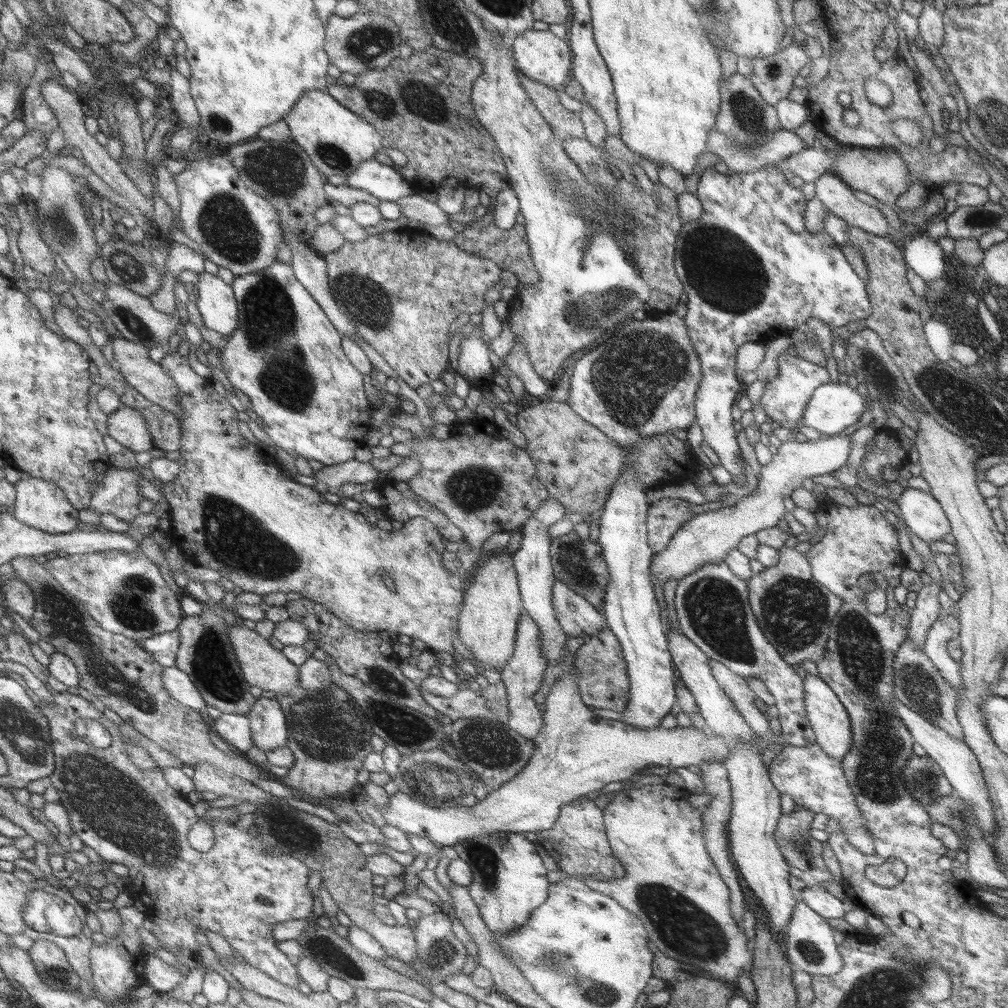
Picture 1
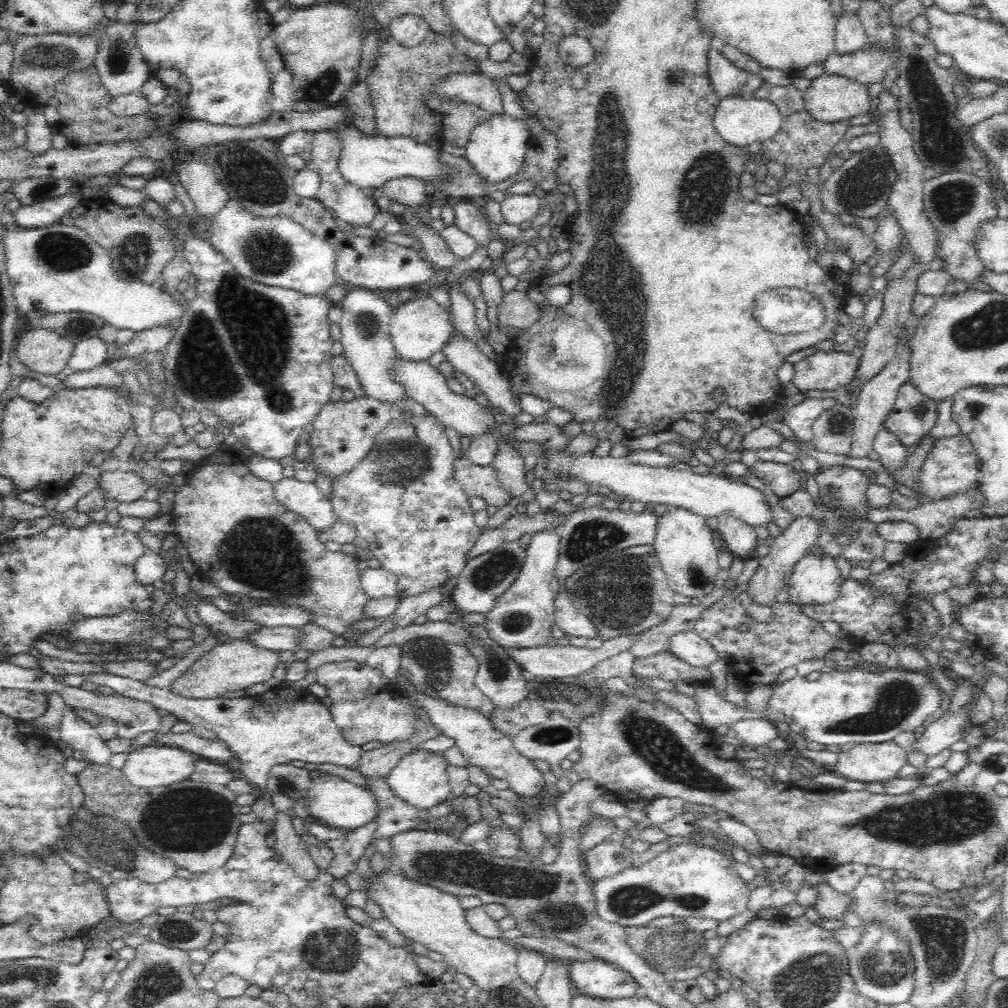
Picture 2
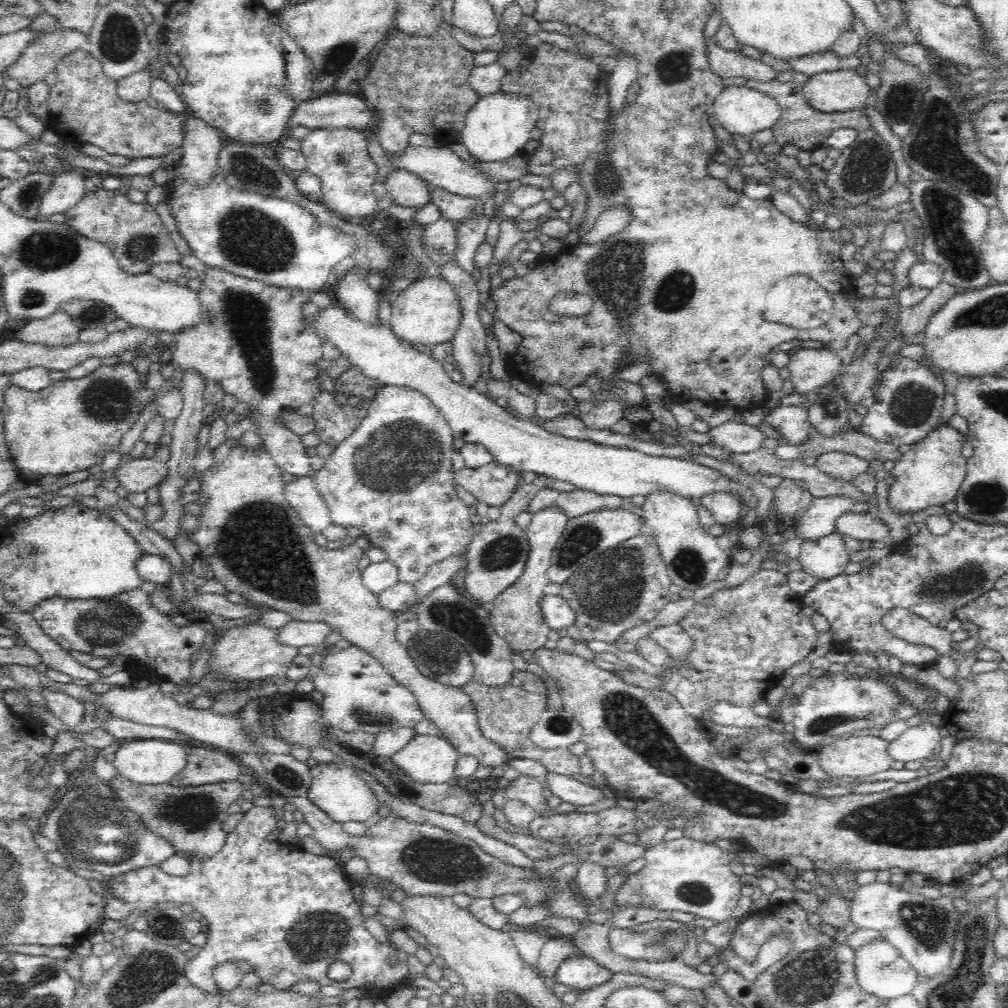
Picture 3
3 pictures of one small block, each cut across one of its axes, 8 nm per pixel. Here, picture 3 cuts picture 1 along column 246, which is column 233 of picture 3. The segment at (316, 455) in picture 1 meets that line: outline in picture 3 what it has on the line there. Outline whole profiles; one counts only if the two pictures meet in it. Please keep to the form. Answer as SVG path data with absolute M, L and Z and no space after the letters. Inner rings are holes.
M206 269L201 278L202 305L208 314L212 313L212 320L207 317L201 325L176 334L176 350L172 353L171 363L182 371L196 369L206 377L206 382L220 384L226 394L233 395L240 402L239 409L254 419L253 429L256 429L260 442L264 443L282 472L288 472L295 478L308 476L312 464L307 449L297 434L280 423L278 411L296 411L303 405L308 406L322 392L316 364L322 359L323 342L309 329L302 327L302 306L310 300L310 292L269 286L221 269Z

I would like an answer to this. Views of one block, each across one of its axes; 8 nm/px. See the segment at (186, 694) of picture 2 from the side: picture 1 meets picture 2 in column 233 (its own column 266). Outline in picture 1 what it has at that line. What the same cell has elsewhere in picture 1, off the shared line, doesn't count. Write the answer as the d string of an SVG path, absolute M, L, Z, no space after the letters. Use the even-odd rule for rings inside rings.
M245 626L230 627L230 638L244 678L250 686L262 691L270 691L276 694L276 700L281 704L287 716L287 730L289 732L288 748L295 756L295 765L282 778L283 784L289 788L301 790L310 798L339 799L349 790L357 786L357 774L364 768L364 761L373 753L372 738L374 730L368 716L361 710L352 698L341 686L331 685L325 690L304 690L300 683L300 668L282 651L273 648L269 640L260 636L255 630L249 630Z

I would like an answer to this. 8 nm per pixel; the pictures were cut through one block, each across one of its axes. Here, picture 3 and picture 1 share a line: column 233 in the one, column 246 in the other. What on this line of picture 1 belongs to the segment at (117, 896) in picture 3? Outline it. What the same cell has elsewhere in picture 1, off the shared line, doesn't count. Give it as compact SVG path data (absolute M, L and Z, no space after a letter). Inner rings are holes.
M61 692L55 693L54 700L52 704L48 704L44 702L39 696L33 694L33 698L37 698L37 707L43 711L43 714L47 719L49 719L49 730L51 732L53 751L56 756L56 770L53 775L49 777L49 782L55 790L57 790L61 804L64 804L67 807L69 812L69 816L71 818L71 826L73 826L73 830L75 830L75 835L88 846L92 848L105 862L109 863L117 863L125 865L129 870L129 876L131 879L131 888L128 892L131 899L138 899L143 903L146 909L151 909L155 912L155 916L153 920L155 920L155 924L153 927L153 934L159 941L161 941L161 945L167 949L171 949L173 953L177 953L177 955L183 955L183 949L185 947L189 947L189 949L193 951L197 951L203 948L205 942L202 939L203 934L205 934L204 929L210 930L219 936L222 936L227 942L229 942L230 946L237 950L244 960L249 963L251 966L258 968L263 971L263 973L268 974L270 977L273 977L275 980L281 982L281 984L286 984L290 987L297 987L299 984L299 979L301 979L301 974L299 974L299 968L289 960L289 956L285 956L281 950L277 949L276 940L272 936L271 930L275 924L279 924L279 922L287 922L287 920L303 920L305 918L309 918L310 915L313 915L313 896L309 893L309 879L311 878L311 874L313 870L310 870L309 866L305 864L305 862L301 862L299 858L295 858L295 856L279 856L279 854L275 854L275 852L269 852L267 850L267 846L263 844L261 841L261 834L259 834L259 830L257 830L257 826L249 824L247 830L239 830L233 824L233 822L225 822L224 820L219 820L213 818L211 820L211 825L213 825L213 832L215 835L215 846L213 846L212 850L209 852L199 852L195 850L193 846L191 846L188 838L189 831L191 831L191 826L195 825L197 821L201 820L201 817L197 817L195 814L195 810L193 810L193 805L190 804L185 795L177 792L177 790L173 790L169 784L167 784L167 780L165 780L165 774L163 774L163 770L167 770L167 768L182 768L182 761L170 754L168 751L163 750L160 746L153 742L150 738L147 738L142 732L139 732L134 726L131 726L129 723L119 723L109 721L104 715L103 711L97 710L89 700L85 700L85 698L81 698L81 696L75 696L75 694L69 694L69 692ZM81 718L89 718L95 719L97 722L101 722L104 724L111 732L113 736L113 745L109 746L109 748L95 748L91 743L85 741L77 735L77 725L75 722L78 722ZM129 741L133 741L133 743L139 743L142 748L145 748L150 754L151 757L155 760L157 766L153 768L153 770L149 770L148 772L142 772L138 770L129 759L129 756L125 753L124 748L126 748L127 743Z

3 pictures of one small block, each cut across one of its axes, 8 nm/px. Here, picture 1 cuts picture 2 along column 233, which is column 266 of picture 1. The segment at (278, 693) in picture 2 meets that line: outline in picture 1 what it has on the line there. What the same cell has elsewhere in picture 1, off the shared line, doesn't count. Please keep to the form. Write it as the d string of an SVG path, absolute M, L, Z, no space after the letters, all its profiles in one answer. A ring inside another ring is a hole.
M261 696L248 712L255 746L266 754L284 748L289 742L287 716L281 704L270 696Z

